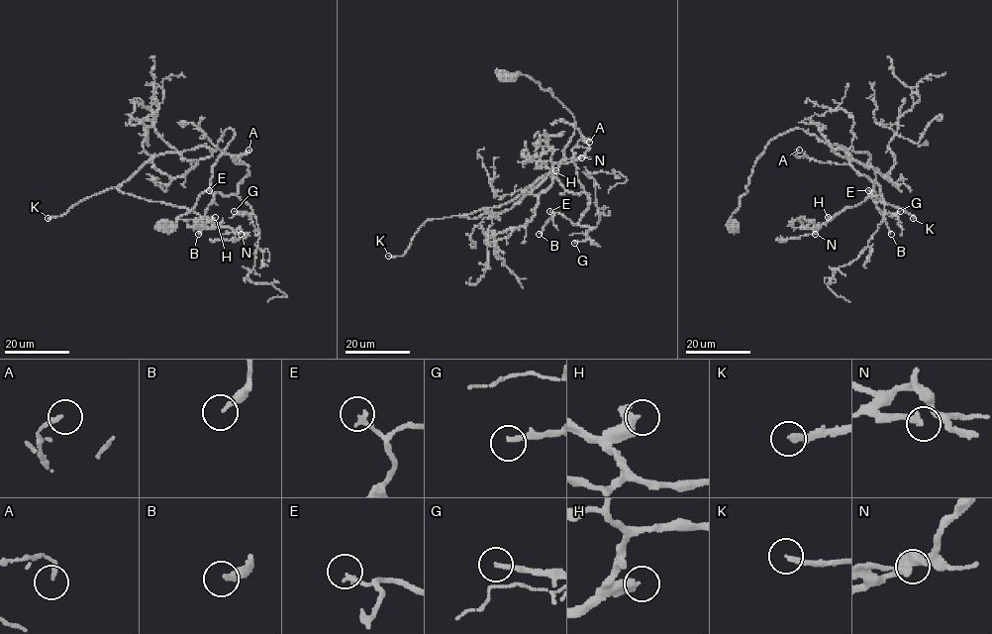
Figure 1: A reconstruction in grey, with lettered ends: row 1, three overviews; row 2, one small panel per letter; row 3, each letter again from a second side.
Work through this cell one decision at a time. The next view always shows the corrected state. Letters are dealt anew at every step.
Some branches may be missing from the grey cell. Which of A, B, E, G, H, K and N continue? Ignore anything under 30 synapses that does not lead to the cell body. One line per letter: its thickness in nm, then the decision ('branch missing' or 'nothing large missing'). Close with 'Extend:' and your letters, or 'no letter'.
A: 170 nm | nothing large missing
B: 280 nm | nothing large missing
E: 200 nm | nothing large missing
G: 200 nm | branch missing
H: 460 nm | branch missing
K: 200 nm | branch missing
N: 280 nm | nothing large missing
Extend: G, H, K

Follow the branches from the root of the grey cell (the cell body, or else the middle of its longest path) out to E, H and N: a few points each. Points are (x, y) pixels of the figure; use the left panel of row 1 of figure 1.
E: (163, 225), (209, 187), (231, 128), (217, 149), (248, 174), (235, 194), (209, 190)
H: (163, 225), (209, 187), (231, 128), (215, 151), (152, 156), (118, 188), (215, 217)
N: (163, 225), (209, 187), (231, 128), (215, 151), (152, 156), (118, 188), (241, 234)

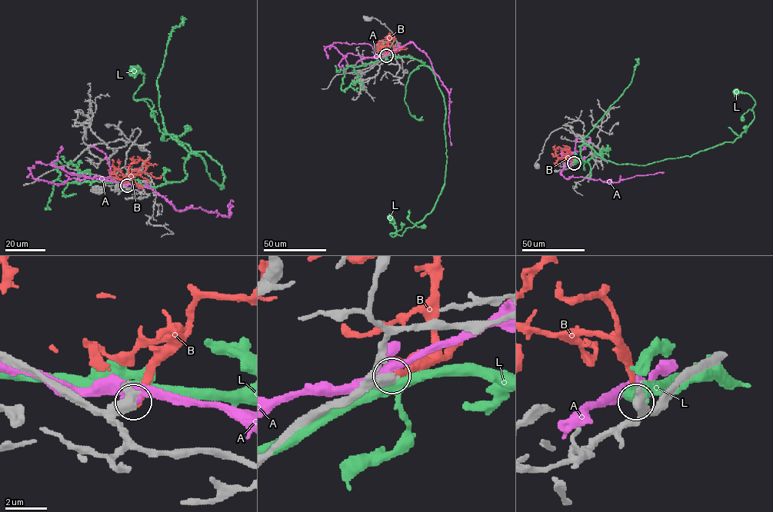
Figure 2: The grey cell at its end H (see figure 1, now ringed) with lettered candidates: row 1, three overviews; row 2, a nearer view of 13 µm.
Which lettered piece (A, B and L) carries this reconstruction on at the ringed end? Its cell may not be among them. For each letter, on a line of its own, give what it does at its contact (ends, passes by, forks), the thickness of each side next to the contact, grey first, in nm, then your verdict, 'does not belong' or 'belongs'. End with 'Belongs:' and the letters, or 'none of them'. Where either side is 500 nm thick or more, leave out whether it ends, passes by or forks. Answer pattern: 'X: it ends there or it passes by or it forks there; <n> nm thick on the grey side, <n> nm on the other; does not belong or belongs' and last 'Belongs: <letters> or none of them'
A: 600 nm thick on the grey side, 420 nm on the other; does not belong
B: 600 nm thick on the grey side, 400 nm on the other; belongs
L: 550 nm thick on the grey side, 440 nm on the other; does not belong
Belongs: B

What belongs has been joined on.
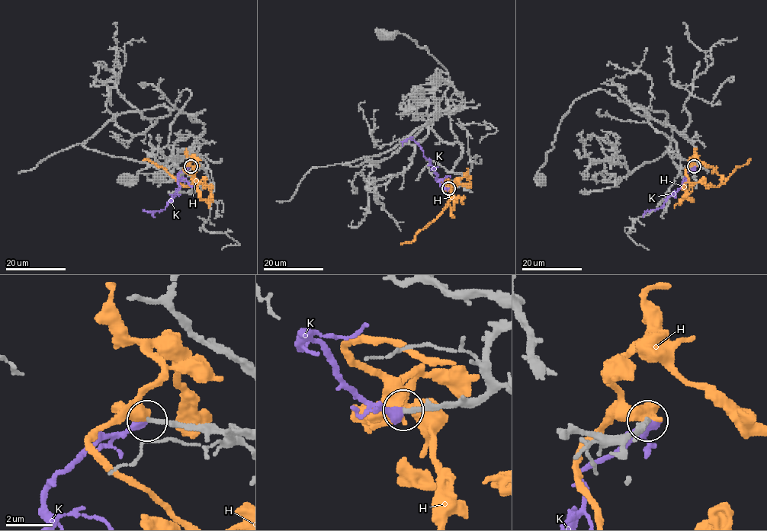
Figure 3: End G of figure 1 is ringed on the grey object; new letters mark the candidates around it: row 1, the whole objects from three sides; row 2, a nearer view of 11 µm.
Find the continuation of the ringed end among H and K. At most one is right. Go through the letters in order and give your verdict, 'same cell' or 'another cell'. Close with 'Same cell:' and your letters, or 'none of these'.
H: another cell
K: same cell
Same cell: K

